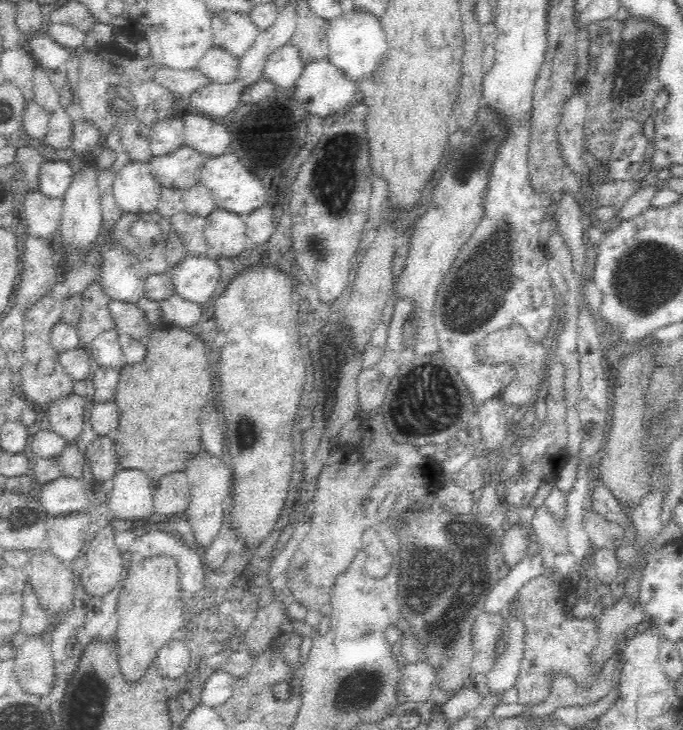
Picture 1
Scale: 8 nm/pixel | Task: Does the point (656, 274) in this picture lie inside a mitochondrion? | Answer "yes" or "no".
yes

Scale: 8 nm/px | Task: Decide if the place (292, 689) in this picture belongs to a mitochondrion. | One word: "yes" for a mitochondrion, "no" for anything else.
no

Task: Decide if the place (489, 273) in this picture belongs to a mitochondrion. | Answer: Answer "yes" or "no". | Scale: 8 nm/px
yes

